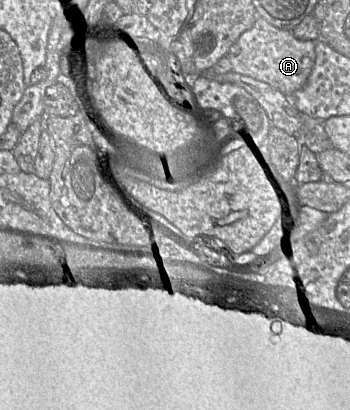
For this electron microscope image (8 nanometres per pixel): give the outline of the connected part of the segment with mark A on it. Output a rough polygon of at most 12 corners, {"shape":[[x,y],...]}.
{"shape":[[262,17],[231,46],[232,71],[291,95],[315,41]]}

